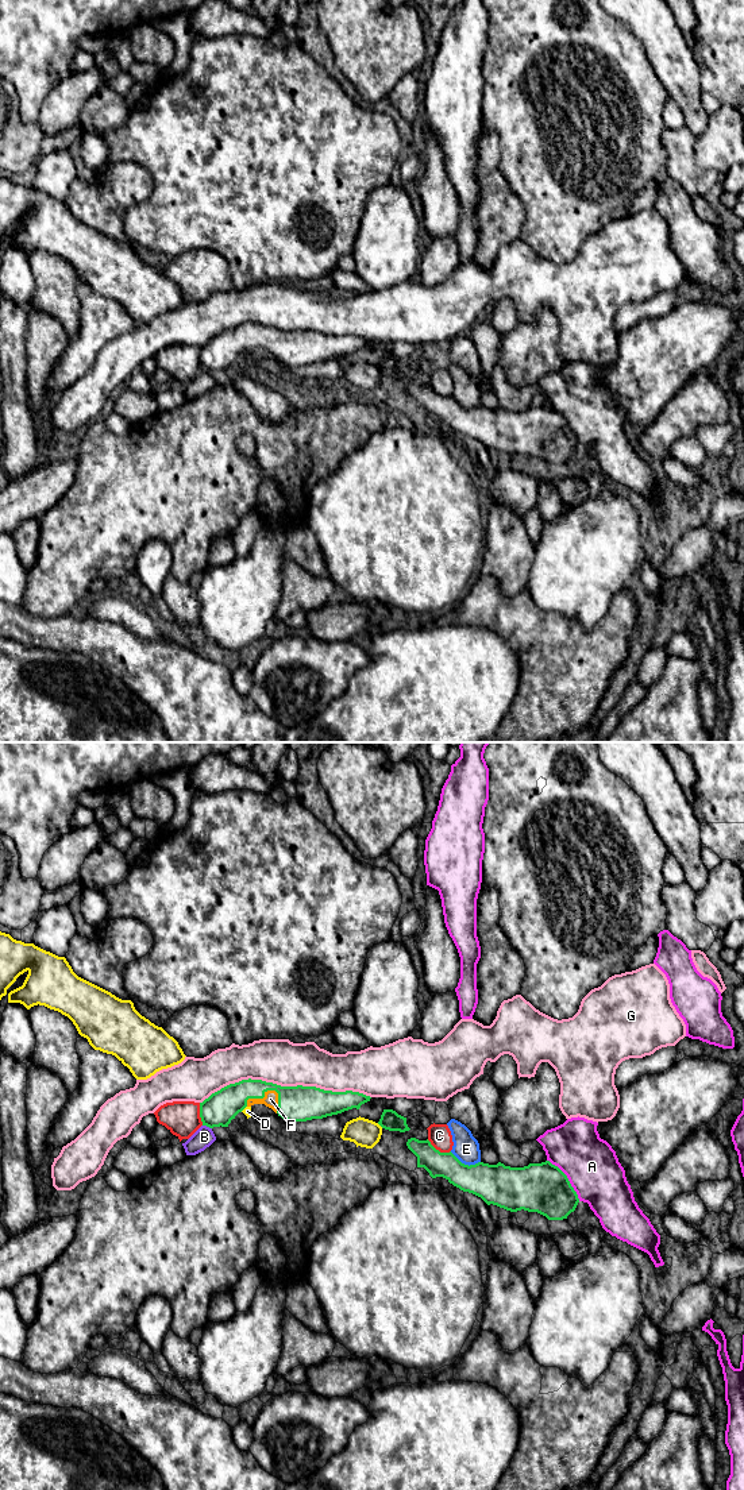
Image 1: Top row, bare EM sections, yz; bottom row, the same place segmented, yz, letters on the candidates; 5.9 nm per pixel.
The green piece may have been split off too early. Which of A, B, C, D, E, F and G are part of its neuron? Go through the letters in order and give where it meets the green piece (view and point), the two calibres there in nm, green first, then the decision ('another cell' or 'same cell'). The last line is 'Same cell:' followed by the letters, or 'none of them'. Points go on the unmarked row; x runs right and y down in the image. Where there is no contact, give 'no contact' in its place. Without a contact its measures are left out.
A: meets green in yz at (567, 423); 300 nm thick on the green side, 320 nm on the other; another cell
B: meets green in yz at (207, 370); 190 nm thick on the green side, 120 nm on the other; another cell
C: meets green in yz at (438, 394); 160 nm thick on the green side, 140 nm on the other; another cell
D: meets green in yz at (380, 369); 120 nm thick on the green side, 170 nm on the other; another cell
E: meets green in yz at (463, 408); 240 nm thick on the green side, 160 nm on the other; another cell
F: meets green in yz at (261, 342); 220 nm thick on the green side, 90 nm on the other; same cell
G: meets green in yz at (285, 331); 220 nm thick on the green side, 280 nm on the other; another cell
Same cell: F

